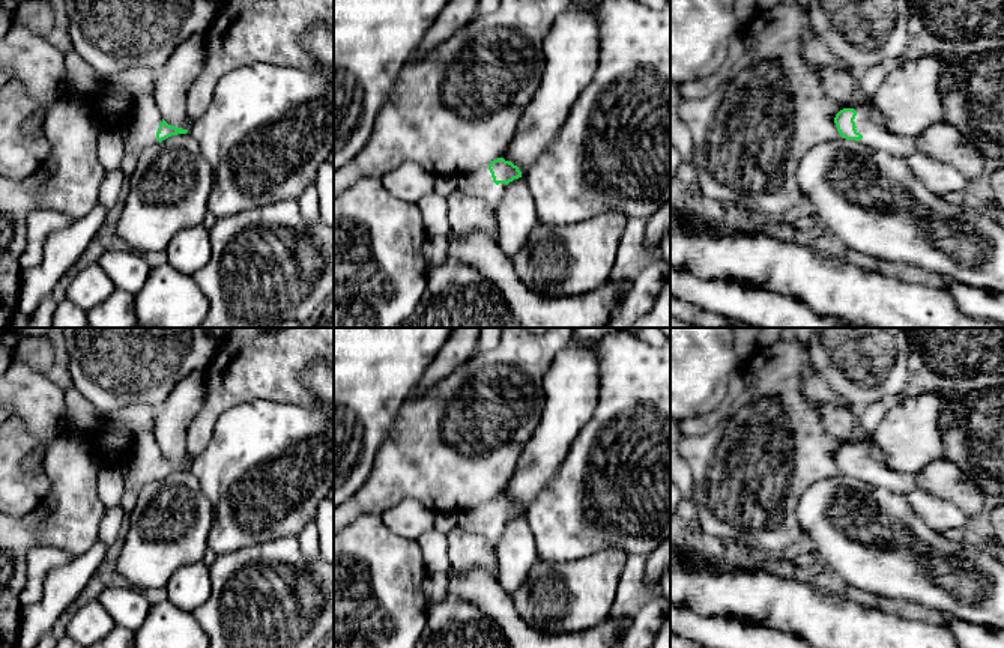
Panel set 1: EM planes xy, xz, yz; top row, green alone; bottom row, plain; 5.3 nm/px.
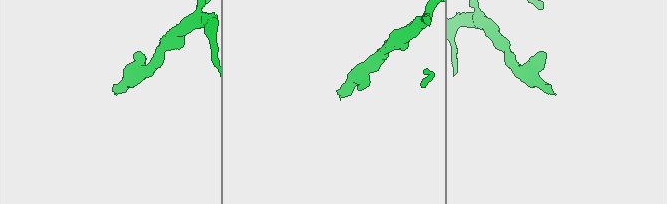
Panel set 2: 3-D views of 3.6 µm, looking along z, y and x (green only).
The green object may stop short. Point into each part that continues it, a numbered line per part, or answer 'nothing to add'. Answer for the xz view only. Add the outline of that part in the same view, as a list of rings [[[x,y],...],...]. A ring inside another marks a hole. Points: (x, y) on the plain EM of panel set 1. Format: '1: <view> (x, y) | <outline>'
1: xz (480, 520) | [[[484,502],[482,505],[470,511],[461,511],[458,514],[457,526],[467,532],[481,535],[496,553],[496,546],[499,543],[505,523],[505,520],[496,522],[493,519],[488,502]]]

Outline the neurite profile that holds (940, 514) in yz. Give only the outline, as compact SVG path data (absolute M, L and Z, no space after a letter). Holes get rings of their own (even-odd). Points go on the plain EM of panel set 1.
M915 489L908 502L915 514L938 534L972 525L957 505L921 489Z

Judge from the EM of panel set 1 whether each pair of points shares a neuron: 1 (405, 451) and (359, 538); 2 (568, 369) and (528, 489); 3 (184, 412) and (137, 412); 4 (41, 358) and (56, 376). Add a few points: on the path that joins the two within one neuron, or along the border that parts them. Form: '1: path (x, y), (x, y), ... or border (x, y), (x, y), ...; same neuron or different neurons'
1: border (381, 516), (359, 516), (349, 525); different neurons
2: path (568, 399), (568, 408), (540, 459); same neuron
3: border (157, 408), (152, 426); different neurons
4: path (44, 363), (53, 372); same neuron

